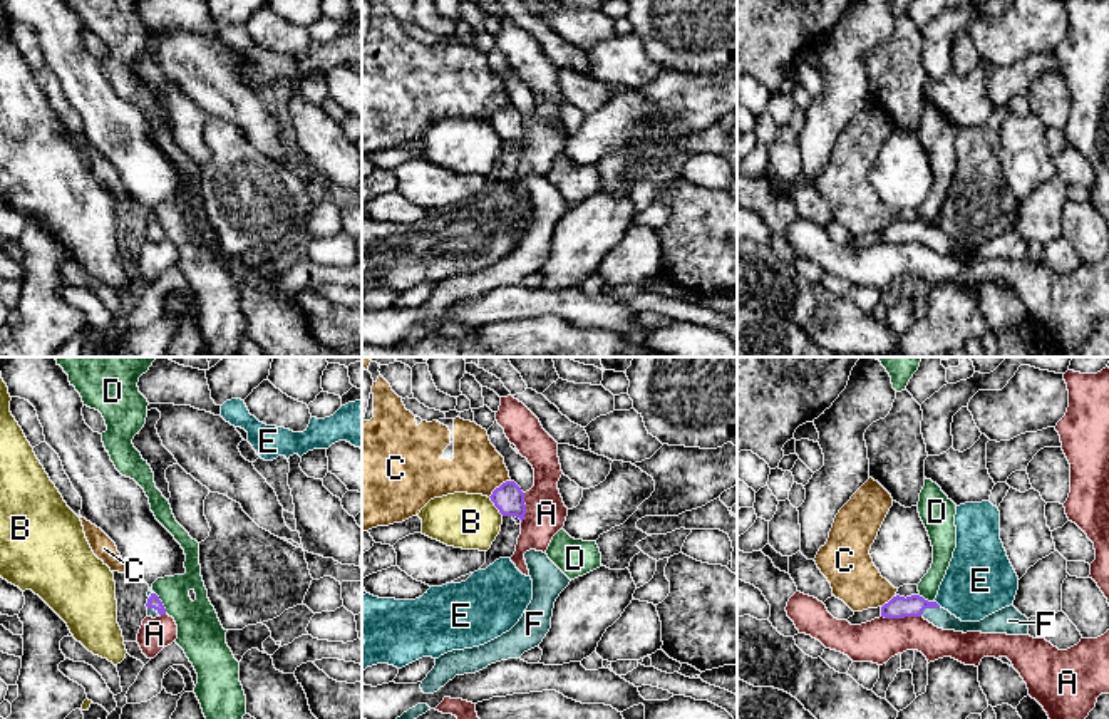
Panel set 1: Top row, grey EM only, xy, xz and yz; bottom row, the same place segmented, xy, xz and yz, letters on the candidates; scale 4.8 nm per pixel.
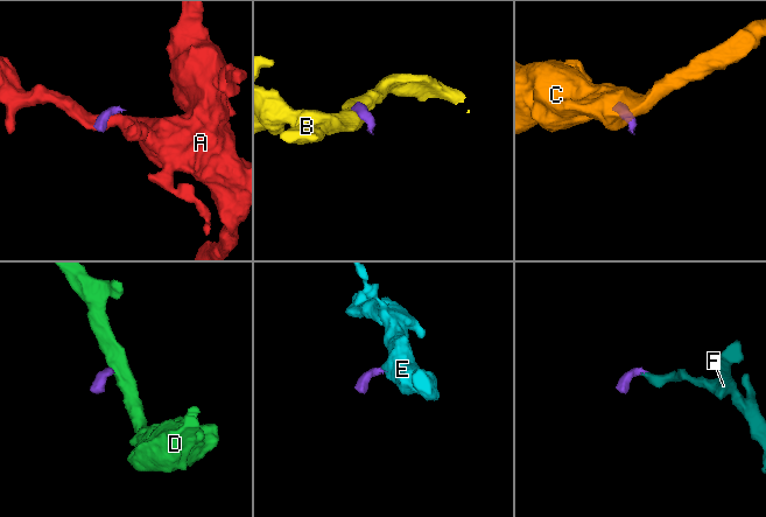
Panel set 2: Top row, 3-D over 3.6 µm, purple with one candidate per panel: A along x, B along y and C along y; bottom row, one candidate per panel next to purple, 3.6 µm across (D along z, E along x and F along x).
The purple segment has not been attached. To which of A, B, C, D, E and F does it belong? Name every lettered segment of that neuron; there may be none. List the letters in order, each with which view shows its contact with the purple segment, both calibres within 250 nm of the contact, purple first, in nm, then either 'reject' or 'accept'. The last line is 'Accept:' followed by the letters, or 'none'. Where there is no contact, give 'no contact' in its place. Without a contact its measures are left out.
A: contact in yz; calibres 110 and 200 nm; reject
B: contact in xz; calibres 150 and 280 nm; reject
C: contact in xz; calibres 150 and 240 nm; reject
D: contact in xy; calibres 60 and 220 nm; reject
E: contact in yz; calibres 110 and 340 nm; reject
F: contact in yz; calibres 110 and 90 nm; accept
Accept: F

